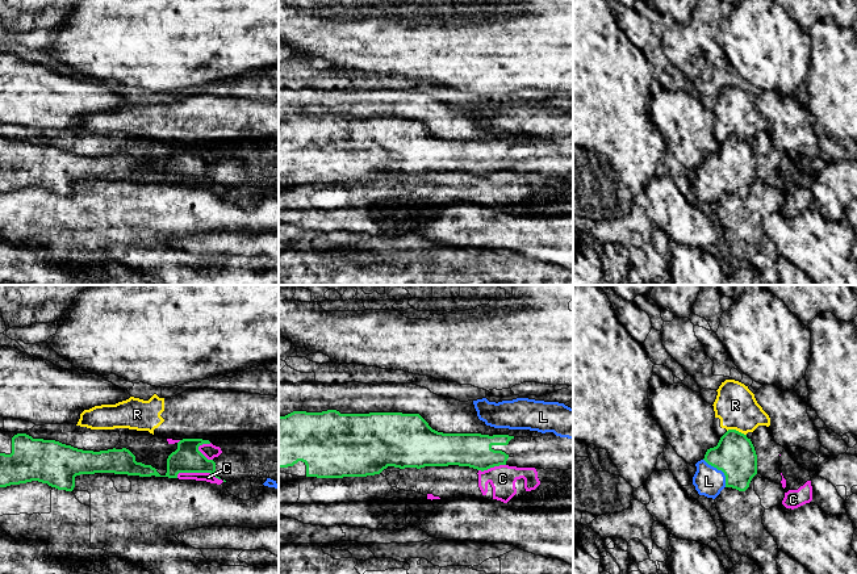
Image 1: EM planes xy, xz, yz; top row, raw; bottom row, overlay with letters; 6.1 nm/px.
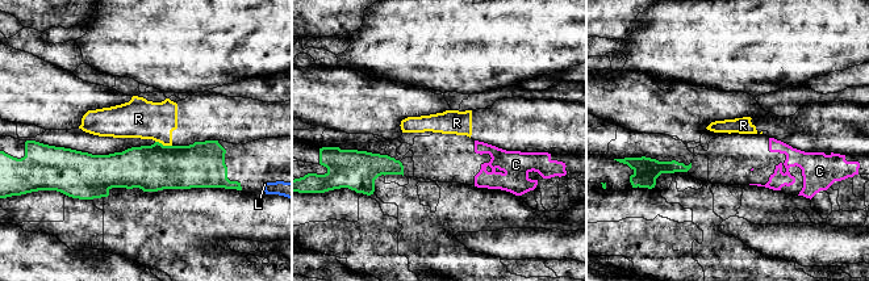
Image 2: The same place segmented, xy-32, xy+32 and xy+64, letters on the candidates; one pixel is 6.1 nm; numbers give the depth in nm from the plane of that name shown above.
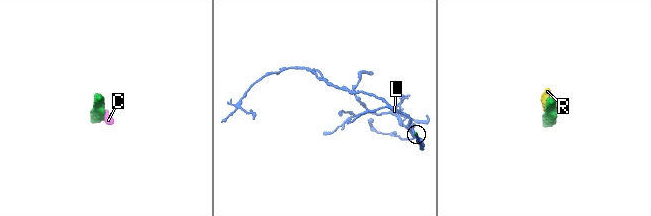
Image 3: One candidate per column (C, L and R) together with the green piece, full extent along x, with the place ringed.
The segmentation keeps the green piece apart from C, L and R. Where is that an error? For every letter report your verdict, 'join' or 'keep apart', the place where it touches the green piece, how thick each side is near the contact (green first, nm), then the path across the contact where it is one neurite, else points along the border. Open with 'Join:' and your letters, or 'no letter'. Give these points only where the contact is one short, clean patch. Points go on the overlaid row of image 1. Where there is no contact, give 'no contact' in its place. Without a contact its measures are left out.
Join: L
C: keep apart; meets green in xy at (199, 472); 180 nm thick on the green side, 60 nm on the other; border along xy (176, 474), (210, 473), (220, 480)
L: join; meets green in yz at (720, 469); 240 nm thick on the green side, 180 nm on the other
R: keep apart; meets green in yz at (735, 430); 240 nm thick on the green side, 260 nm on the other

